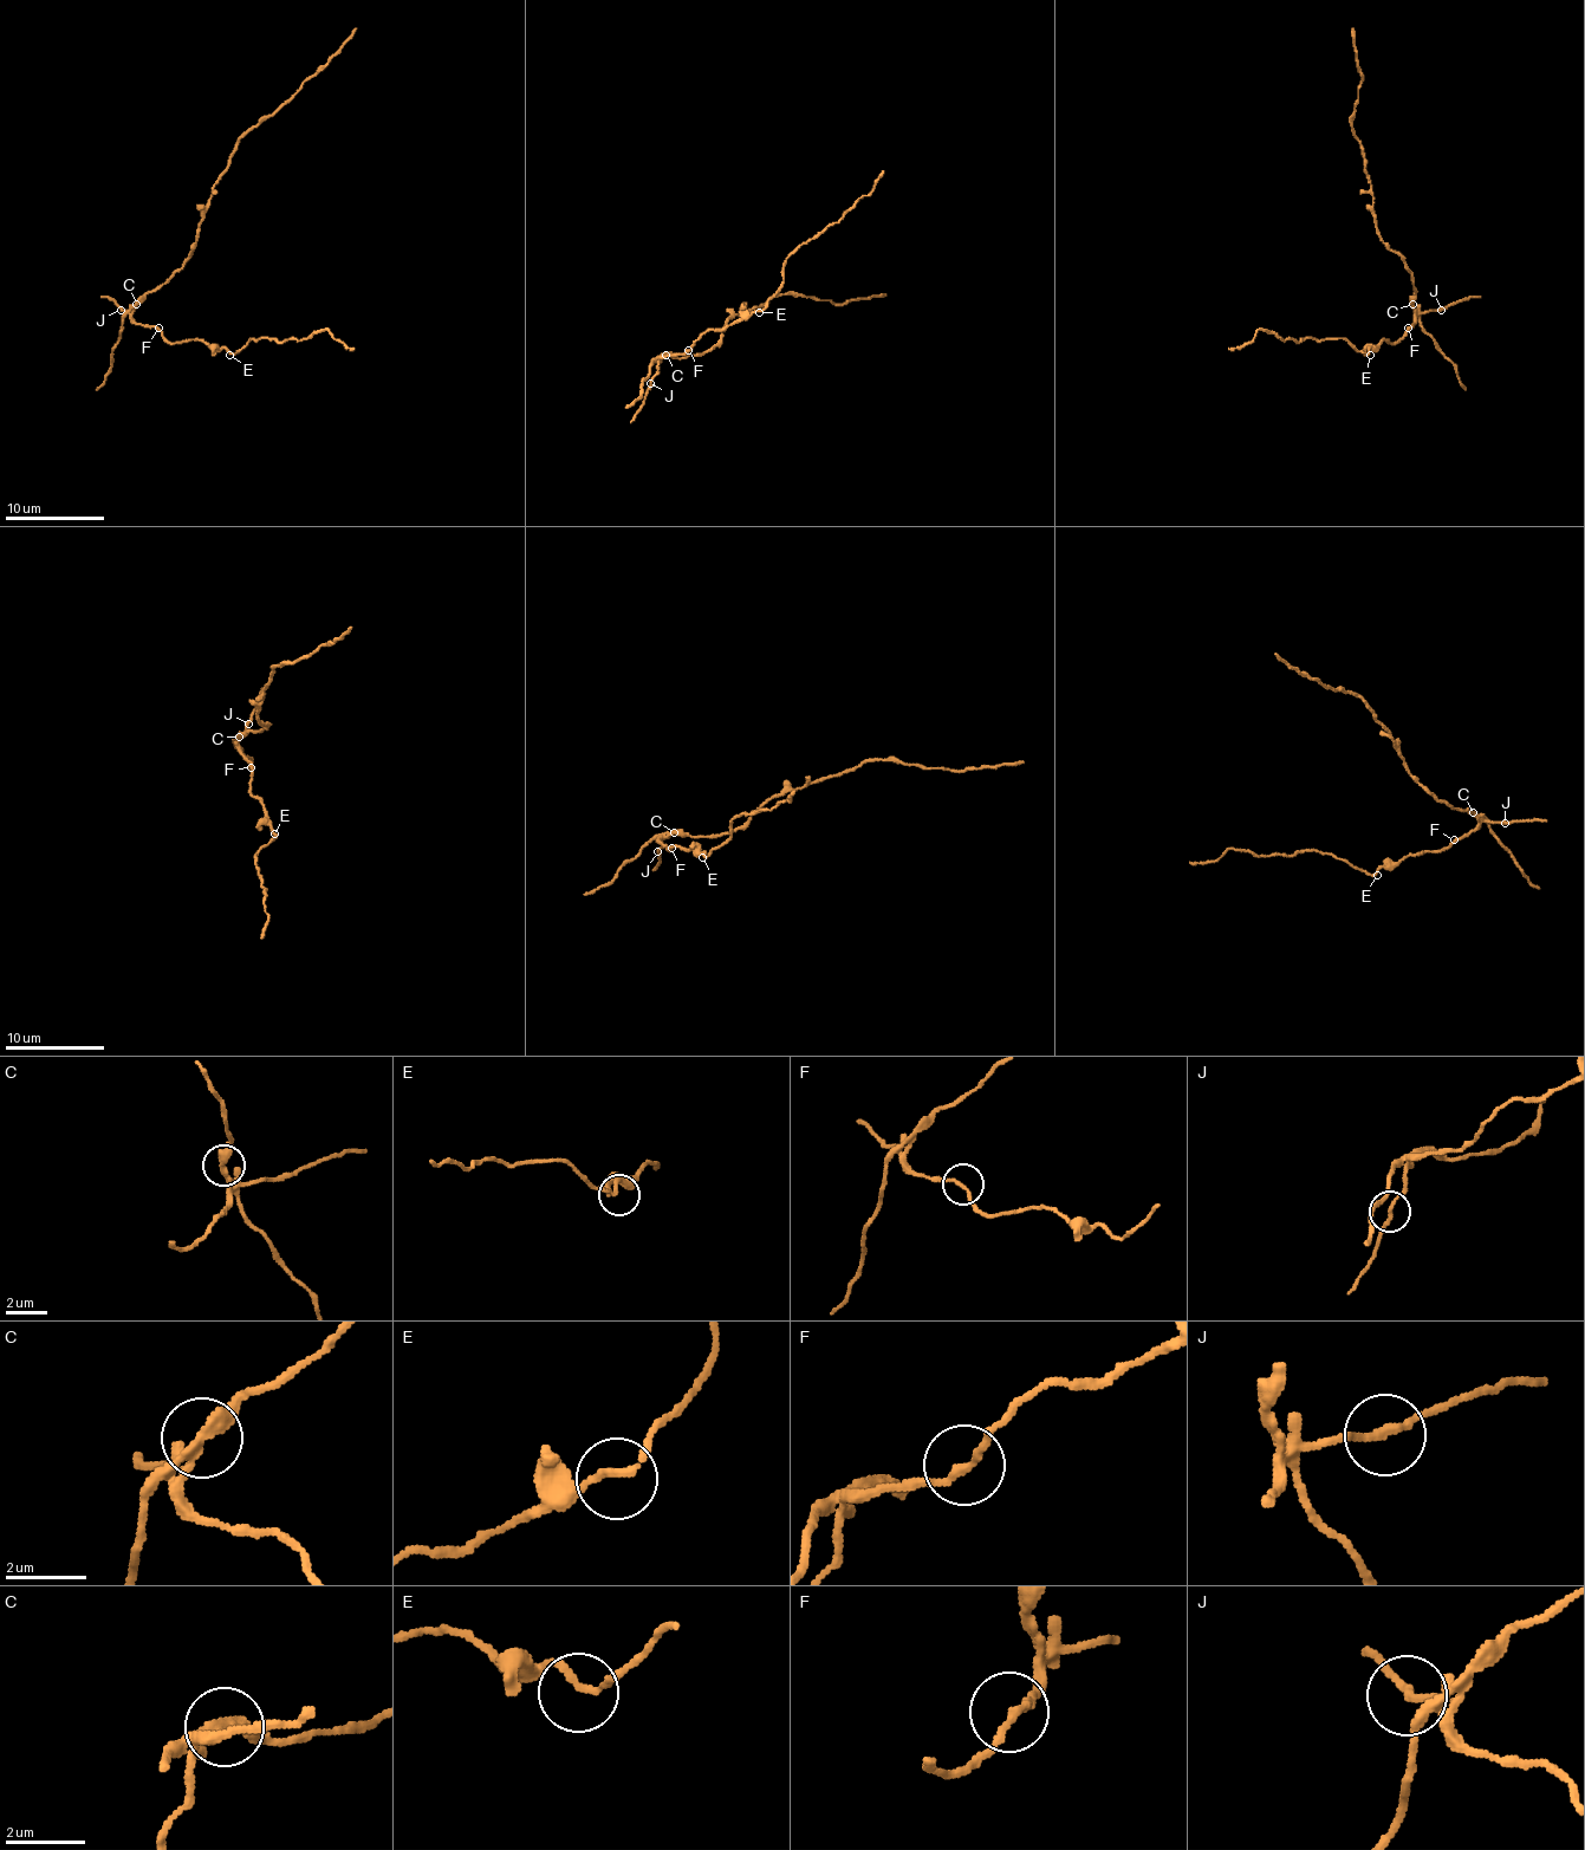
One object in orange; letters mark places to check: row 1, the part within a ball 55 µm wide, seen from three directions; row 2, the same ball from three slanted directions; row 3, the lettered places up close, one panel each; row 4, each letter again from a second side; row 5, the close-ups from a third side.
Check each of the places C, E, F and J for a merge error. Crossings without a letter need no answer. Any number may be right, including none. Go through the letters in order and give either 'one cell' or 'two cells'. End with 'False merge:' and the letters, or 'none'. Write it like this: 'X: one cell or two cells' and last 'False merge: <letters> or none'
C: two cells
E: one cell
F: one cell
J: one cell
False merge: C

